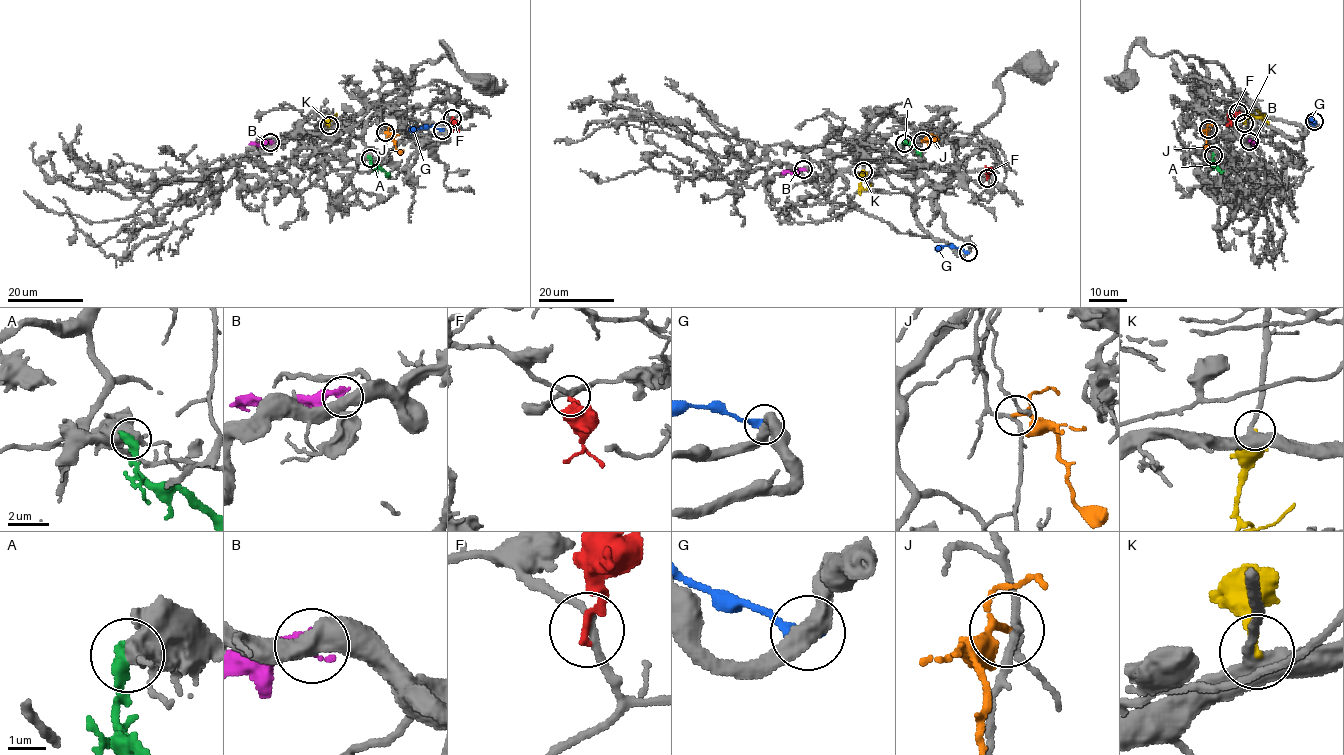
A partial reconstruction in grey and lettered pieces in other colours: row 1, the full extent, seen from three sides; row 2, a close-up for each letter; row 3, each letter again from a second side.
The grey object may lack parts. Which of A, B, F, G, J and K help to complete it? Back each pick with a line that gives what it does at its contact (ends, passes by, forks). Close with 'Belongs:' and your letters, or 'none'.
F: It ends there
Belongs: F

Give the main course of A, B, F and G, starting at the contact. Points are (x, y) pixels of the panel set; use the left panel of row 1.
A: (370, 158), (375, 166), (389, 174)
B: (269, 142), (248, 143)
F: (452, 118), (454, 128), (451, 131)
G: (442, 130), (420, 127), (410, 130)

